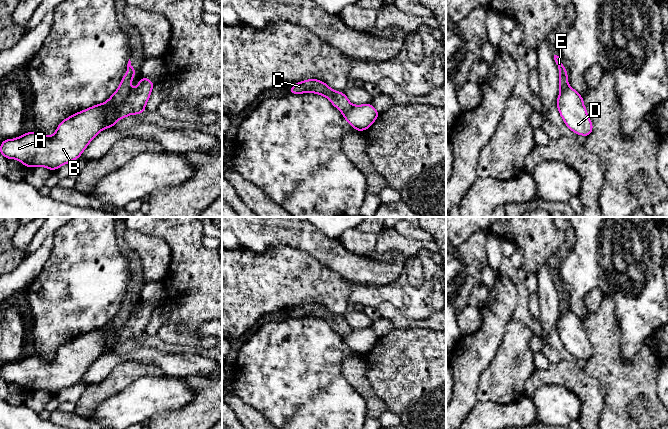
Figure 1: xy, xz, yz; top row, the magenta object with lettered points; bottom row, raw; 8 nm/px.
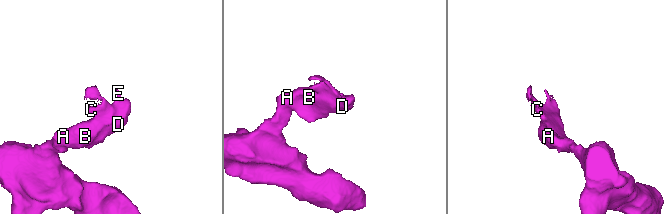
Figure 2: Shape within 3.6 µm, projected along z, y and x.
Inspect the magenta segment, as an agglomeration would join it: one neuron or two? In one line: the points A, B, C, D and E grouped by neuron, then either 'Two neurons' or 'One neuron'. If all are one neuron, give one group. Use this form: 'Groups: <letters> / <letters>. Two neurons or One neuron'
Groups: A B D / C E. Two neurons

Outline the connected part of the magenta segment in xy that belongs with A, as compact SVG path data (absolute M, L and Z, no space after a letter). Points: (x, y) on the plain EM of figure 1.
M141 301L137 311L130 314L123 327L113 332L106 326L94 329L62 344L52 360L45 360L36 355L22 358L15 363L5 363L0 370L0 377L6 383L16 383L27 392L36 390L45 391L51 395L75 385L79 382L89 367L104 353L114 351L122 342L137 338L138 340L146 333L146 327L150 322L154 307L145 301Z

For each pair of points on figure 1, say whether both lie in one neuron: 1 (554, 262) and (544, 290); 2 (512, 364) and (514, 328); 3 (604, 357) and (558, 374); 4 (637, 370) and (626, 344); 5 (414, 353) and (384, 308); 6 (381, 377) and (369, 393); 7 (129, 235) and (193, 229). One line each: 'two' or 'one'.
1: two
2: one
3: two
4: two
5: two
6: two
7: two

